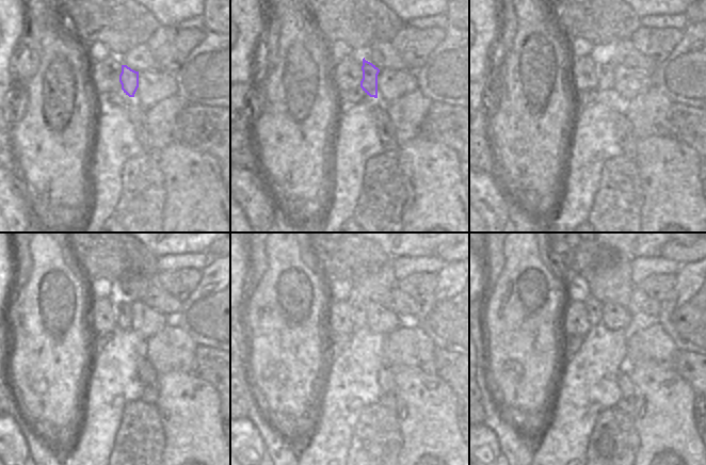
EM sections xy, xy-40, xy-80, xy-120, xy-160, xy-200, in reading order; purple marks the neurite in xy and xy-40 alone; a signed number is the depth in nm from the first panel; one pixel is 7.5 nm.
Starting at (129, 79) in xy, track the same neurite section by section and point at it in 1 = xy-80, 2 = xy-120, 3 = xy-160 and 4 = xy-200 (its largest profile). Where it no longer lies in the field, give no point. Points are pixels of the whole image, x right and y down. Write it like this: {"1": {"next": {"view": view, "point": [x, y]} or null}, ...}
{"1": {"next": {"view": "xy-80", "point": [604, 67]}}, "2": {"next": {"view": "xy-120", "point": [121, 306]}}, "3": {"next": {"view": "xy-160", "point": [358, 307]}}, "4": {"next": {"view": "xy-200", "point": [593, 306]}}}

